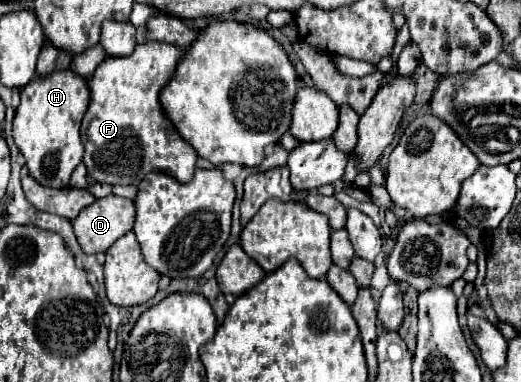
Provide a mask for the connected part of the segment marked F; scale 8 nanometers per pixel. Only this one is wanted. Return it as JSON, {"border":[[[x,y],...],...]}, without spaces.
{"border":[[[146,42],[138,44],[132,56],[128,58],[114,58],[108,56],[102,60],[102,64],[96,68],[90,84],[90,106],[82,120],[82,144],[86,148],[84,152],[84,164],[88,168],[88,174],[96,182],[106,182],[110,186],[124,186],[124,184],[138,184],[148,172],[160,170],[170,176],[174,176],[178,182],[190,182],[194,178],[196,160],[198,154],[194,148],[180,136],[174,136],[166,130],[168,118],[160,106],[160,90],[170,82],[174,76],[178,62],[182,60],[184,50],[172,44],[162,42]]]}

